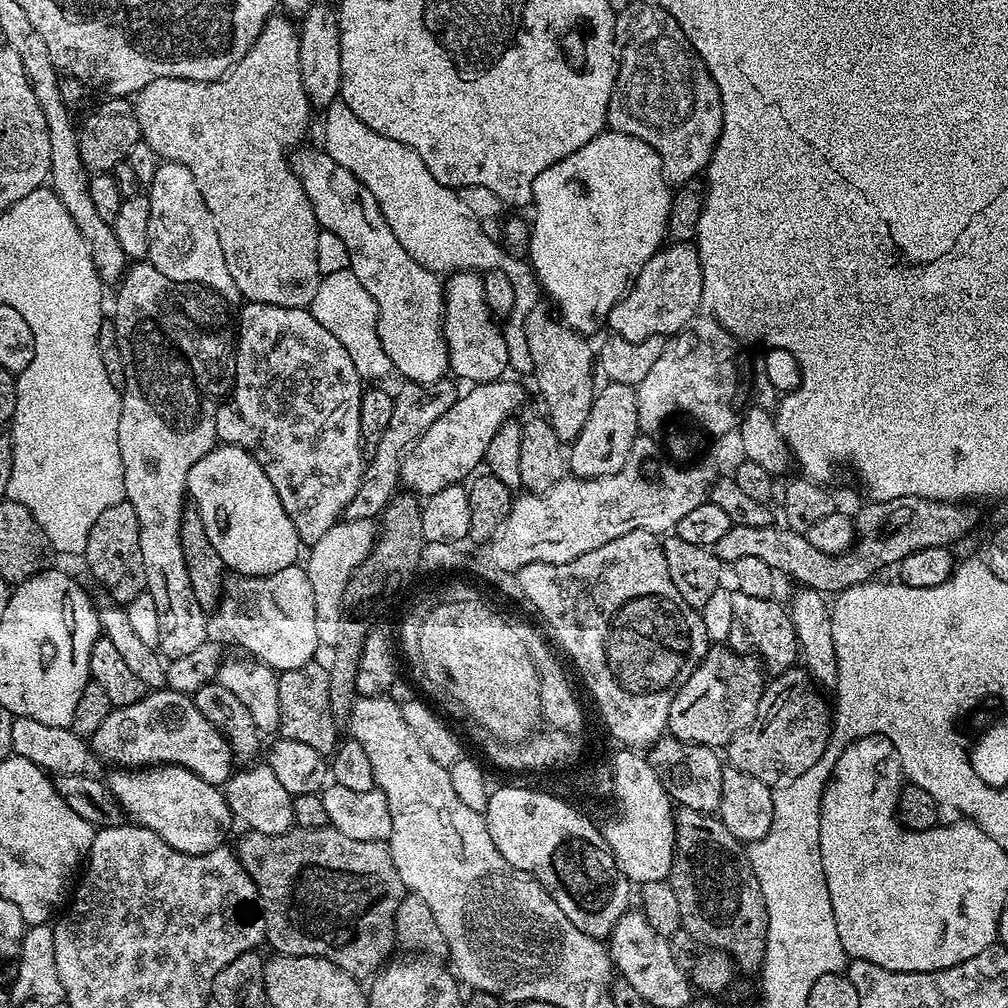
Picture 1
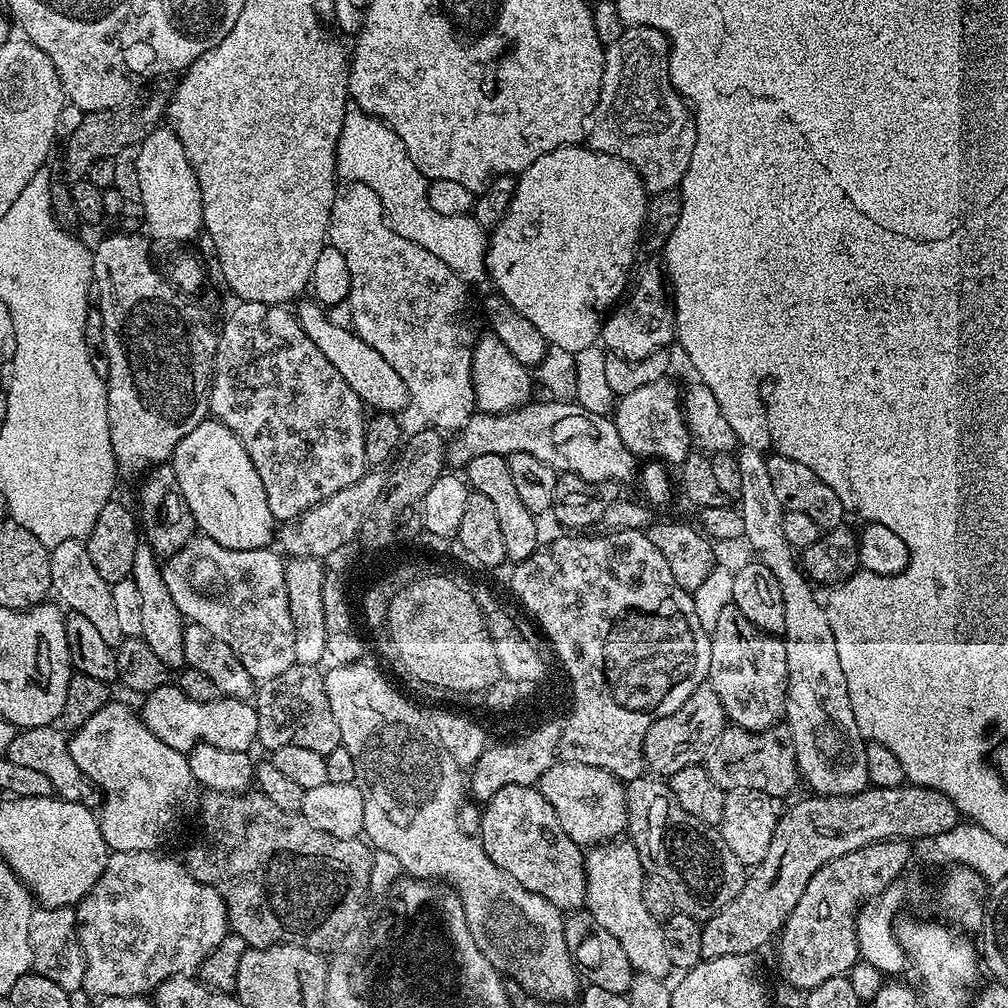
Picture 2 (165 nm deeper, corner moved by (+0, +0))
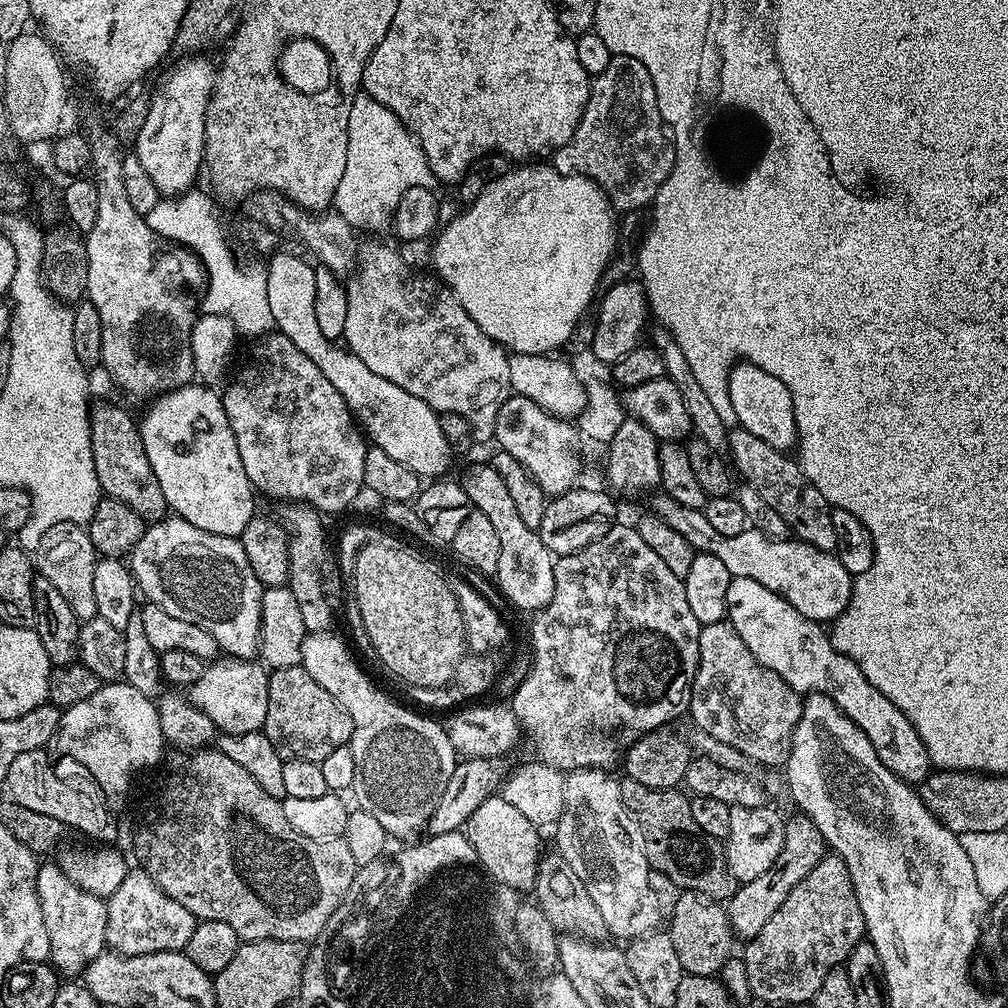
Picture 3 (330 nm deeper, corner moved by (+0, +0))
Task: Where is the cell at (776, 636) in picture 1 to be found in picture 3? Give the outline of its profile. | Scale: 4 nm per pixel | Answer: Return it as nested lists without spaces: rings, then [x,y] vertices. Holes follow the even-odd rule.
[[[731,623],[705,624],[700,629],[700,665],[696,668],[696,677],[692,683],[692,702],[690,717],[697,724],[700,732],[734,746],[749,761],[757,760],[760,764],[769,764],[776,768],[787,765],[792,749],[792,731],[798,726],[802,714],[801,693],[794,691],[781,676],[762,666],[754,654],[742,642]]]

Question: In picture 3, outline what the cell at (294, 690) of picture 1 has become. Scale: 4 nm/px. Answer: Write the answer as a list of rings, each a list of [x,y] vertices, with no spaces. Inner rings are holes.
[[[304,667],[278,668],[268,678],[268,709],[262,730],[285,757],[319,762],[330,750],[338,750],[351,741],[352,720]]]

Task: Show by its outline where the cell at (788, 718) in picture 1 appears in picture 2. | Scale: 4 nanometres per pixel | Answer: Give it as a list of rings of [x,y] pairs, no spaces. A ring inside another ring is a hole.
[[[735,726],[725,727],[703,757],[704,769],[725,792],[758,790],[773,798],[784,796],[798,784],[798,769],[794,742],[787,727],[773,726],[761,732],[751,732]]]

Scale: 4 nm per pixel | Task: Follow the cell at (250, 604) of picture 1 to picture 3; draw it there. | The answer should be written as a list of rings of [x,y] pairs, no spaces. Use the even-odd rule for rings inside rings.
[[[169,514],[162,520],[149,523],[134,549],[134,583],[149,604],[157,604],[166,614],[182,618],[194,626],[202,626],[216,640],[221,653],[238,660],[252,660],[260,650],[260,623],[265,585],[252,569],[250,558],[240,538],[210,534],[198,530],[181,516]]]

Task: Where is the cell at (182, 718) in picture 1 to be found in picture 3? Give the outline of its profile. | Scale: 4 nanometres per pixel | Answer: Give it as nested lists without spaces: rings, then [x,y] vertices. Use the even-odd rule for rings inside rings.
[[[228,658],[225,661],[225,664],[212,662],[205,667],[202,676],[186,688],[188,701],[202,710],[221,733],[237,736],[261,731],[268,709],[269,673],[252,660]]]

